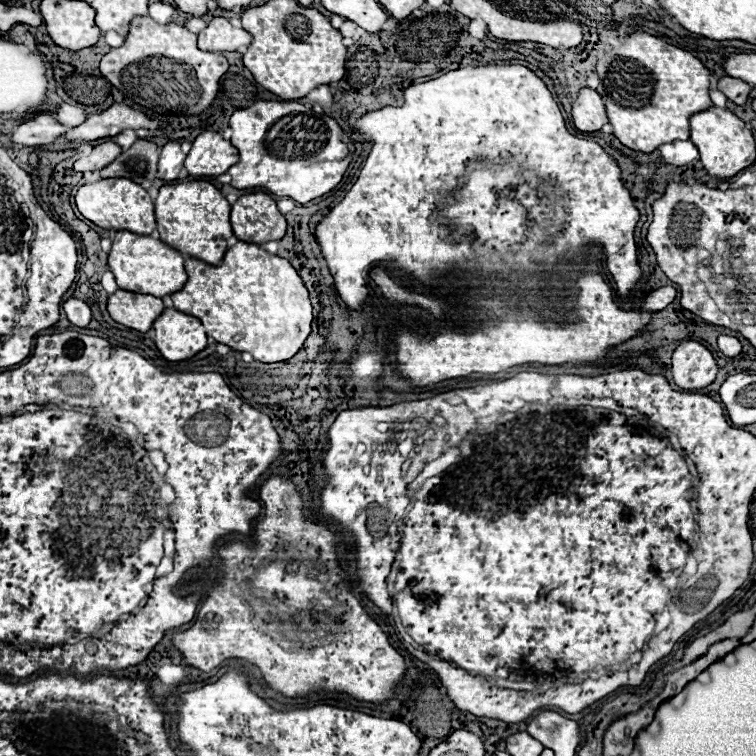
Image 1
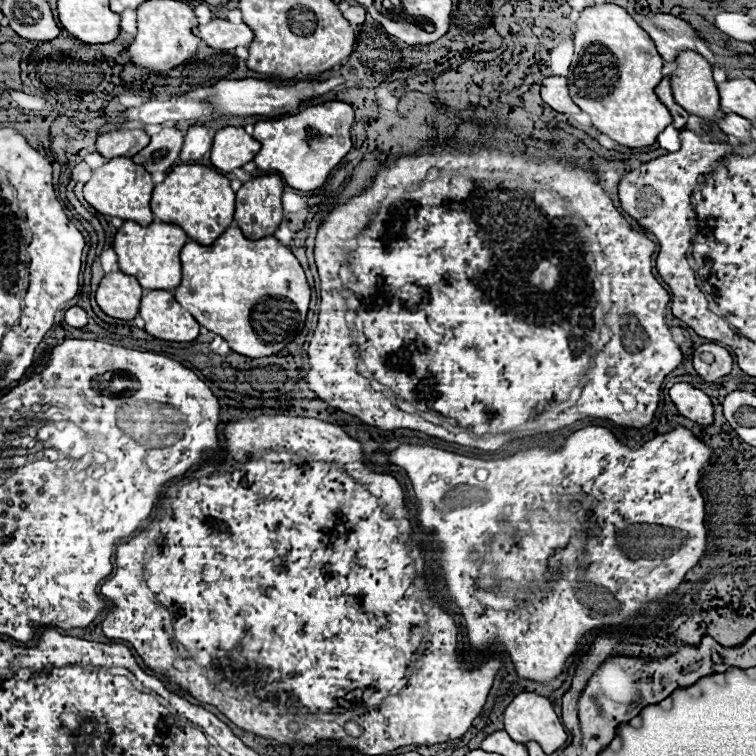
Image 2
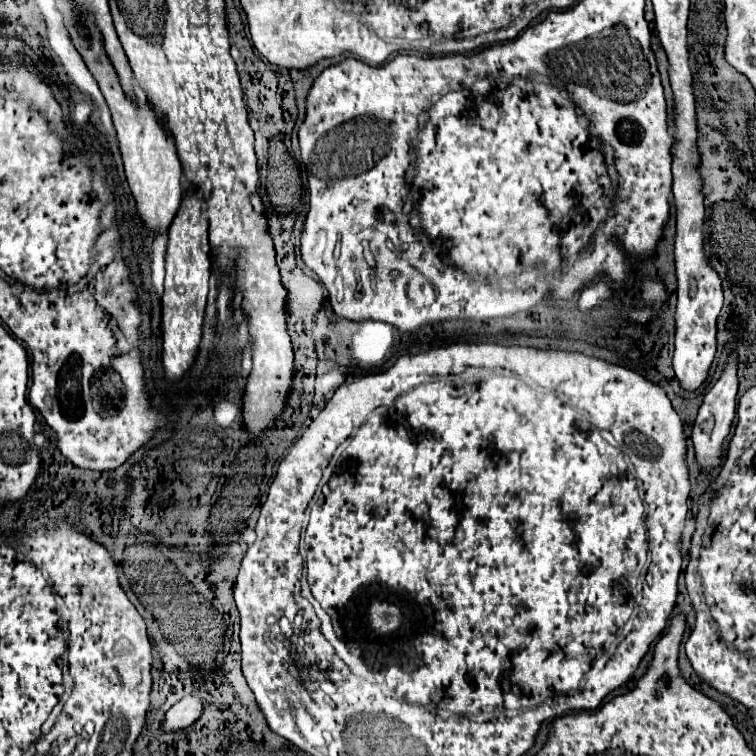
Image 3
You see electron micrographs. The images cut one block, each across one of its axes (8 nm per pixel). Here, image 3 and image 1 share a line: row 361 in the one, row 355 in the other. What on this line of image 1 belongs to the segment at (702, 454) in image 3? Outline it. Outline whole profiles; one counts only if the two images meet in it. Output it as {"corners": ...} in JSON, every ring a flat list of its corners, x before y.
{"corners":[[720,334,720,336,718,336,718,348,720,348,726,356,730,356,730,358,734,358,734,356,738,356,738,354,742,352,740,340,738,340,736,336,728,336,728,334]]}

